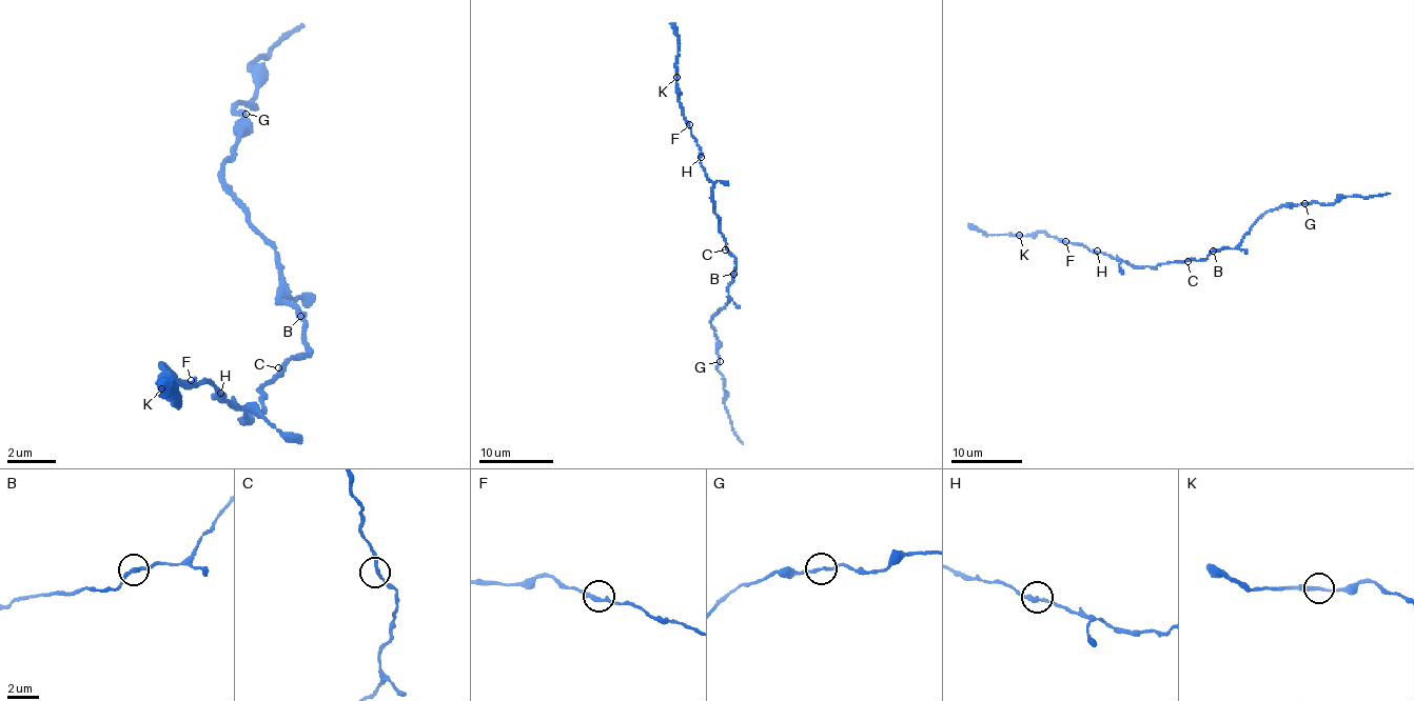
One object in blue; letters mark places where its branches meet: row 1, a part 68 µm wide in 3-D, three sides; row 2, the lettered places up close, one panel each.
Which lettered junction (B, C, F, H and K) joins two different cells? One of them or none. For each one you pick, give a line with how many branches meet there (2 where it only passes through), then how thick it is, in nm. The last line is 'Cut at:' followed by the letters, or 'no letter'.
Cut at: no letter

